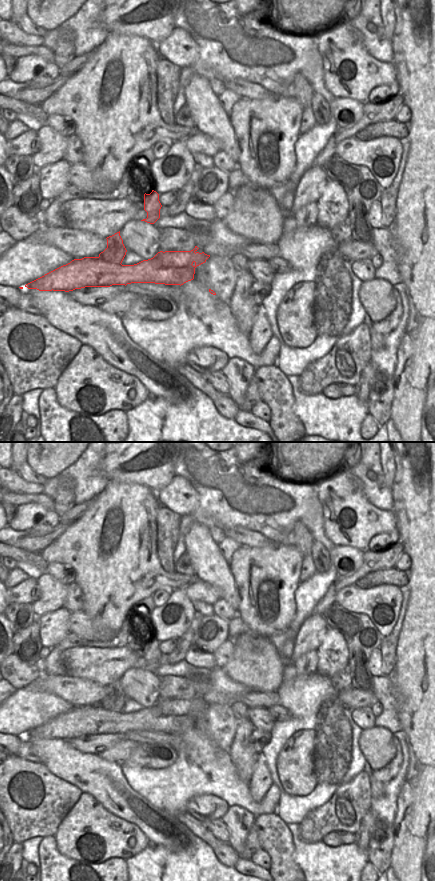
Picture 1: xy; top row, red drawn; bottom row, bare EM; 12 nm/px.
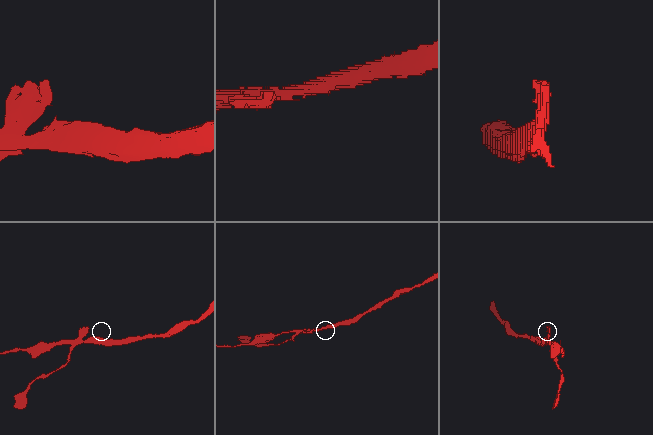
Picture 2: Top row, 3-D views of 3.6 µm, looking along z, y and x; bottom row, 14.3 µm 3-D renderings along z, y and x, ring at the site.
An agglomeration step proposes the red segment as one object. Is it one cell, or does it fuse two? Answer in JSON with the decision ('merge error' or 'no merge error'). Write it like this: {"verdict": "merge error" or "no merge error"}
{"verdict": "merge error"}

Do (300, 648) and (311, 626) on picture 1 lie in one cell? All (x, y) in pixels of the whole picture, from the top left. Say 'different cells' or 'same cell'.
same cell

